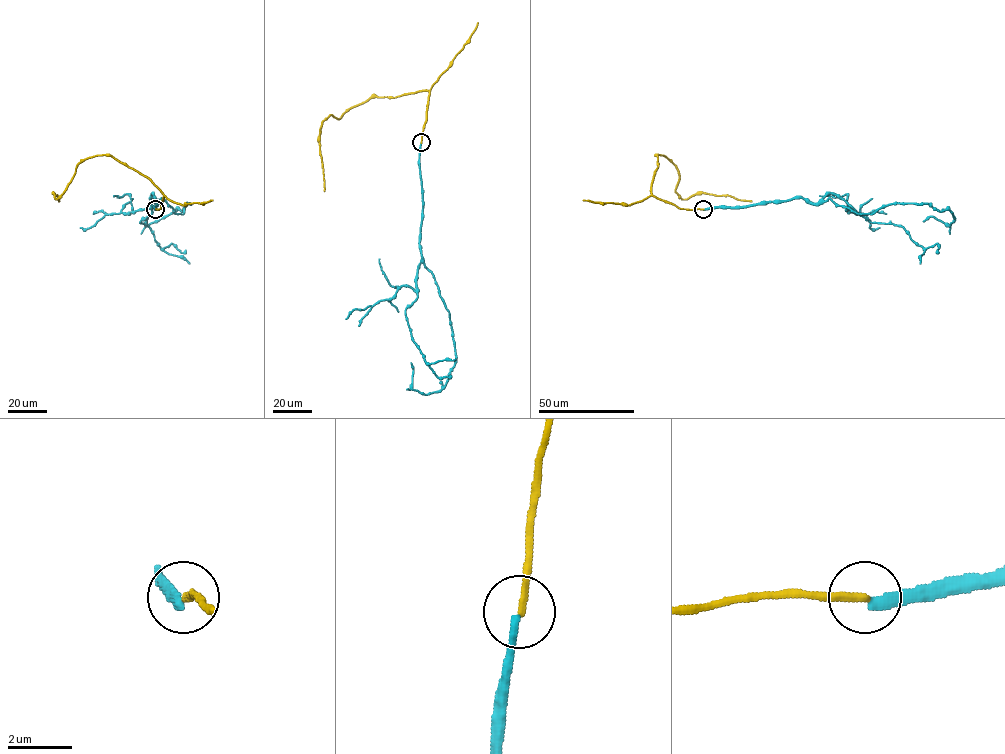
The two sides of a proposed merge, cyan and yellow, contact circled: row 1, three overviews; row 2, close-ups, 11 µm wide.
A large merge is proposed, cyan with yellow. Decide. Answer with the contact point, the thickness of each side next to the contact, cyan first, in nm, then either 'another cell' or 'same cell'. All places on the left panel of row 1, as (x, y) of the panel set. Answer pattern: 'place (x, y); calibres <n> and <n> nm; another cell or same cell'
place (155, 209); calibres 280 and 240 nm; another cell

